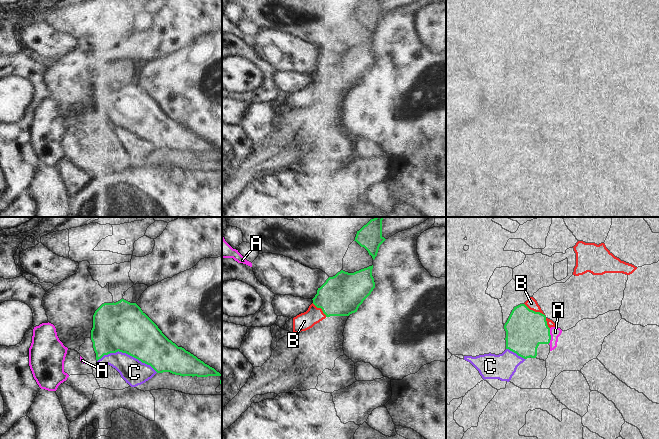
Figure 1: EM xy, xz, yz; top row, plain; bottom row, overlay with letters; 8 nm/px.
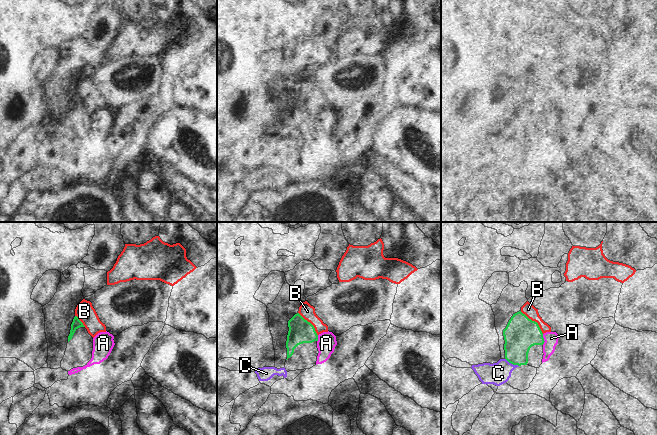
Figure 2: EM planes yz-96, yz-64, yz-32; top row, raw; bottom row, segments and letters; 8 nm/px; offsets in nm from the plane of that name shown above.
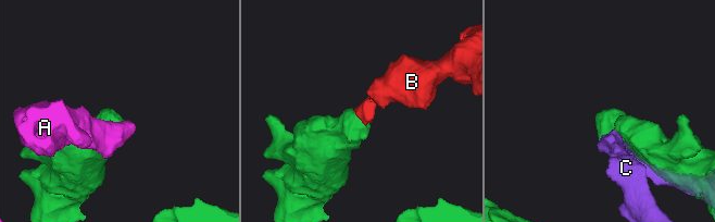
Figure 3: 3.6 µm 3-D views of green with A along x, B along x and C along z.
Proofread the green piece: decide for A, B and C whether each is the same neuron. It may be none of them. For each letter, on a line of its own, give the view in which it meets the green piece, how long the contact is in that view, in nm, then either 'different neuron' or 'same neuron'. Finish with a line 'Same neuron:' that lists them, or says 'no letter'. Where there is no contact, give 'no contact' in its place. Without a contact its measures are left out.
A: yz | 130 nm | different neuron
B: yz | 190 nm | same neuron
C: xy | 500 nm | different neuron
Same neuron: B

